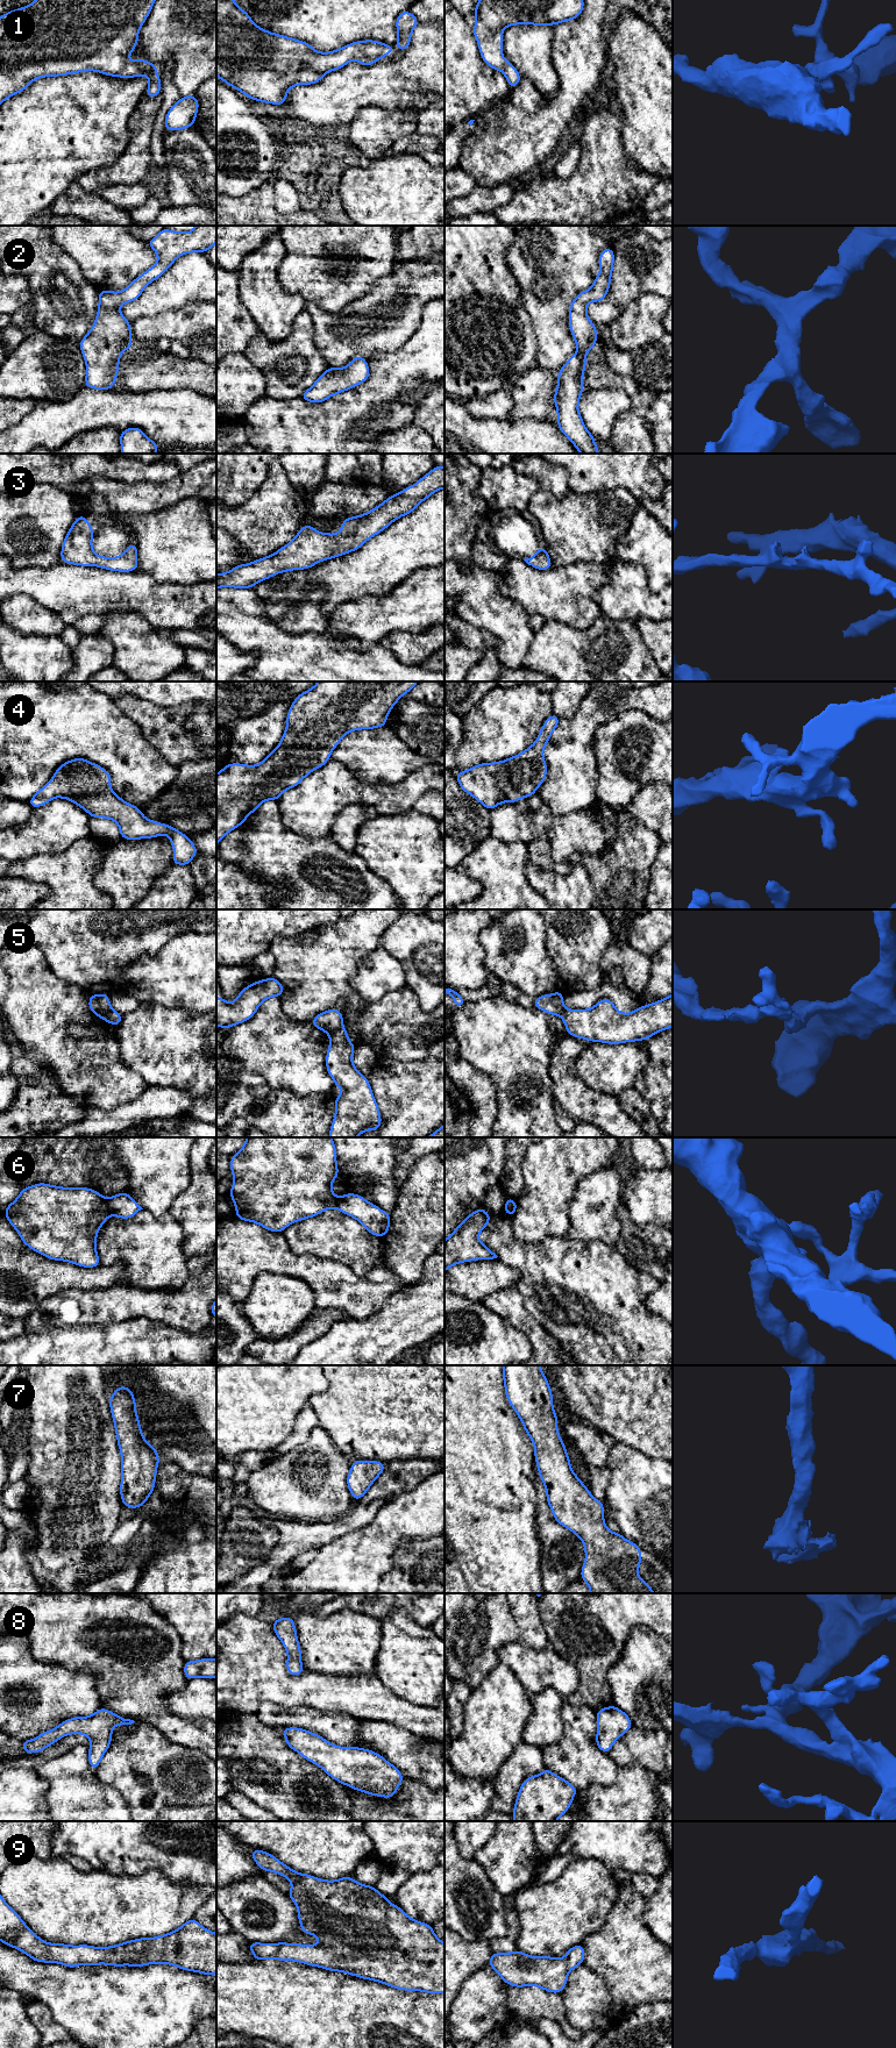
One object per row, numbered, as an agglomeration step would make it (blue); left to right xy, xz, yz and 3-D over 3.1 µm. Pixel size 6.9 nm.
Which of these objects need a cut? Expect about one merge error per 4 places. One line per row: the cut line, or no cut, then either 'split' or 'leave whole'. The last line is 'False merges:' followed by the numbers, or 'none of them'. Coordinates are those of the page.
1: no cut | leave whole
2: no cut | leave whole
3: no cut | leave whole
4: no cut | leave whole
5: xz (341, 1025), (329, 1034) | split
6: xy (107, 1199), (109, 1214) | split
7: no cut | leave whole
8: no cut | leave whole
9: no cut | leave whole
False merges: 5, 6

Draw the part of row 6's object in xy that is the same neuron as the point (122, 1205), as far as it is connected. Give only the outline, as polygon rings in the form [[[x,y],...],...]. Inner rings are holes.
[[[126,1191],[108,1198],[108,1208],[109,1215],[121,1219],[130,1219],[143,1209]]]

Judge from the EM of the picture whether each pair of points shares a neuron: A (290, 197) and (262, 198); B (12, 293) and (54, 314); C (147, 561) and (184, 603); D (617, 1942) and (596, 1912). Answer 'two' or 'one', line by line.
A: two
B: two
C: two
D: two

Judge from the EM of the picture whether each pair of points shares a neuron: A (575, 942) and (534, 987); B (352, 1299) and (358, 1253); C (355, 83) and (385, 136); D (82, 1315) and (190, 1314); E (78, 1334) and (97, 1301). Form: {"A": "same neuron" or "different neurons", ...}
{"A": "different neurons", "B": "different neurons", "C": "different neurons", "D": "same neuron", "E": "different neurons"}

